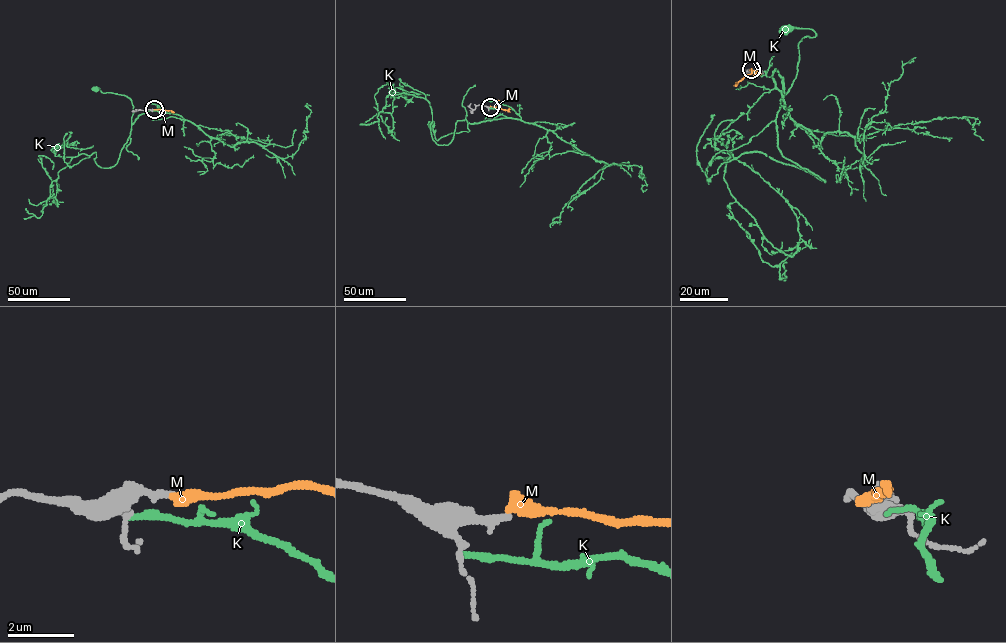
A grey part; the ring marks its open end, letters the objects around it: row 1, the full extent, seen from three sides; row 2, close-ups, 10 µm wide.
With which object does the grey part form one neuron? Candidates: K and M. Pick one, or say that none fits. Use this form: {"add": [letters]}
{"add": ["M"]}

